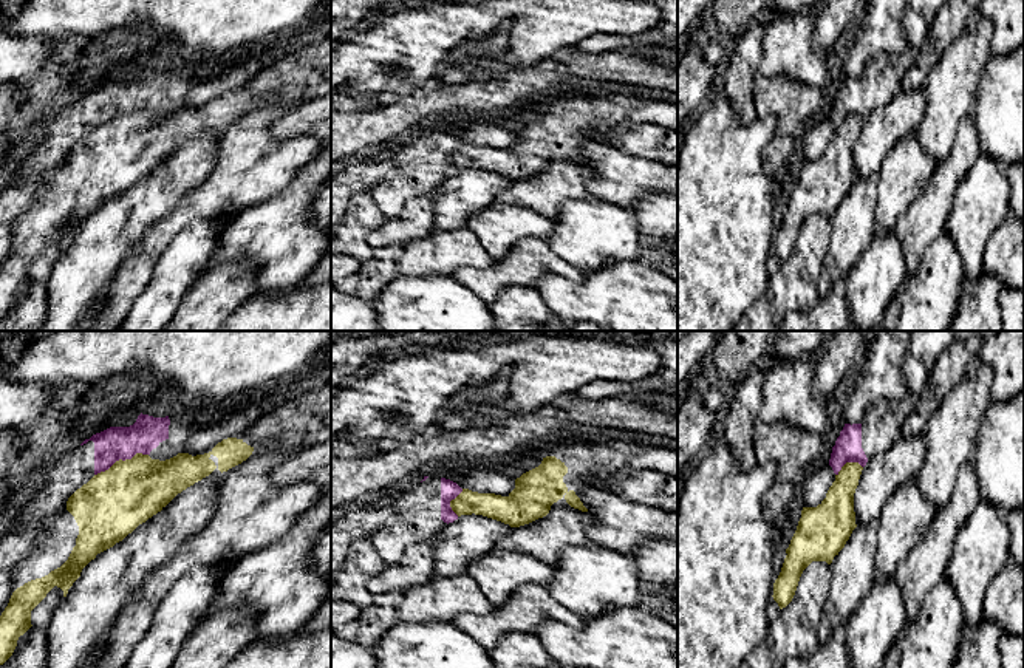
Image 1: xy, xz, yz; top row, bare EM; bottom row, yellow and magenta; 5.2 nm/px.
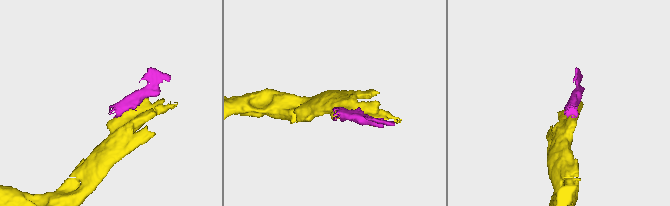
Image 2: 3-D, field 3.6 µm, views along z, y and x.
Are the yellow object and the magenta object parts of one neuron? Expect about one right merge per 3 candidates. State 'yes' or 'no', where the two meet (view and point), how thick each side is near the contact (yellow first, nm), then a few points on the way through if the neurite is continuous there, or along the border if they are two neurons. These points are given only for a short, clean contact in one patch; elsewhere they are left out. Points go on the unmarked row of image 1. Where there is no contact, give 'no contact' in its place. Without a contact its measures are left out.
no; meets yellow in xy at (121, 113); 360 nm thick on the yellow side, 180 nm on the other

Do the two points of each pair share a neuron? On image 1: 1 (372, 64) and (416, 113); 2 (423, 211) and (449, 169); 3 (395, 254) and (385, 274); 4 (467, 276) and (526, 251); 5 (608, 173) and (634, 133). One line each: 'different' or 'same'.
1: different
2: different
3: same
4: same
5: different

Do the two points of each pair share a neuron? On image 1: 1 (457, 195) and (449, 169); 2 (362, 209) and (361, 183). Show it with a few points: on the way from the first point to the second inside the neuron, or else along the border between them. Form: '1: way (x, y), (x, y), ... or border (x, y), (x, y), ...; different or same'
1: border (458, 170), (449, 175), (430, 197); different
2: border (367, 190), (356, 192), (350, 198), (347, 211); different

